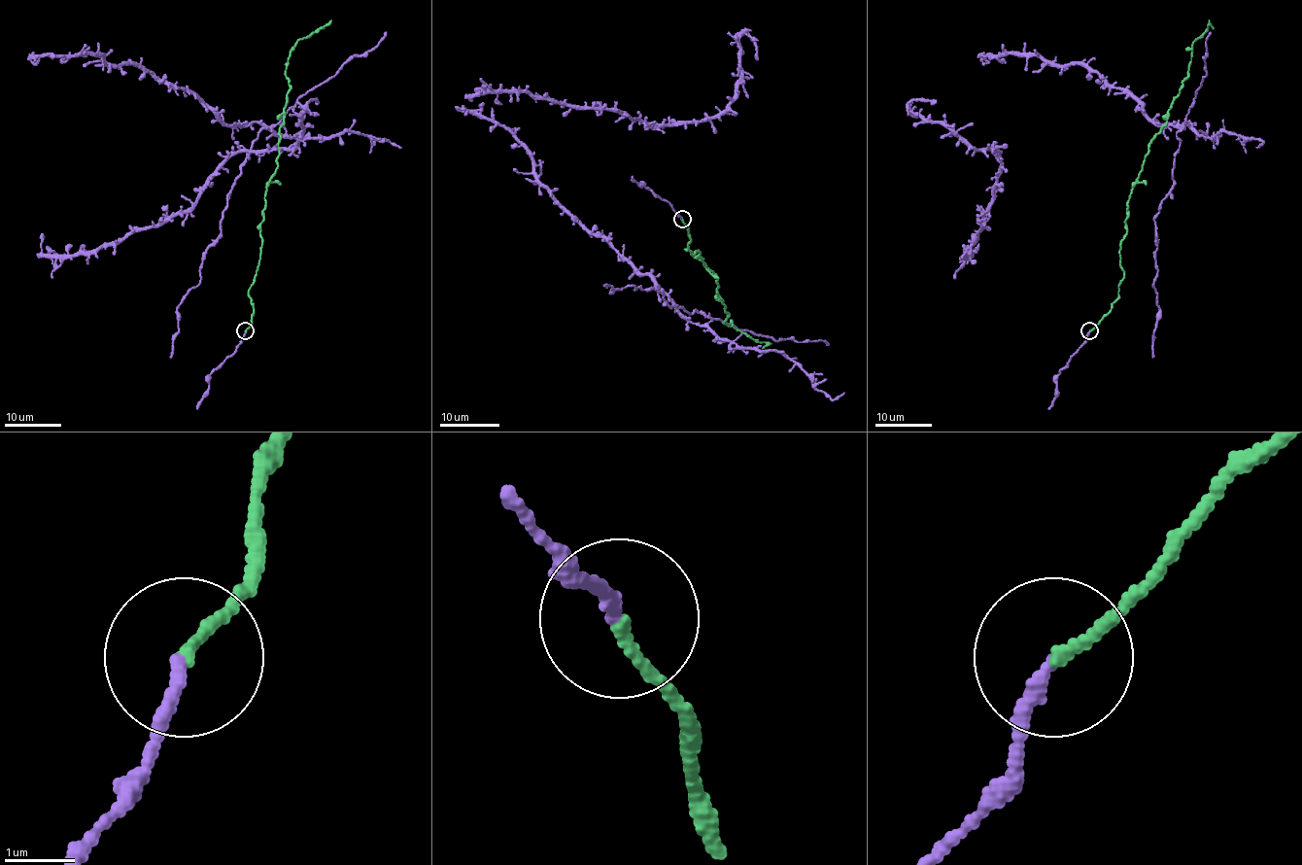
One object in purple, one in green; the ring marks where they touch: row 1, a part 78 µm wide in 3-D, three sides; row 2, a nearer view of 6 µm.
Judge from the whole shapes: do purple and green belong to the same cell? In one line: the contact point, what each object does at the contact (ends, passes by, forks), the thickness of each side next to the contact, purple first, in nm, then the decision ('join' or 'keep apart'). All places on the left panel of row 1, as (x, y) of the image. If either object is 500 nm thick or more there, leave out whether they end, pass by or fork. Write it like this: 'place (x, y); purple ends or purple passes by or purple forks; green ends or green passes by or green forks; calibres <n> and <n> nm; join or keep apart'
place (245, 330); purple ends; green ends; calibres 180 and 170 nm; join

